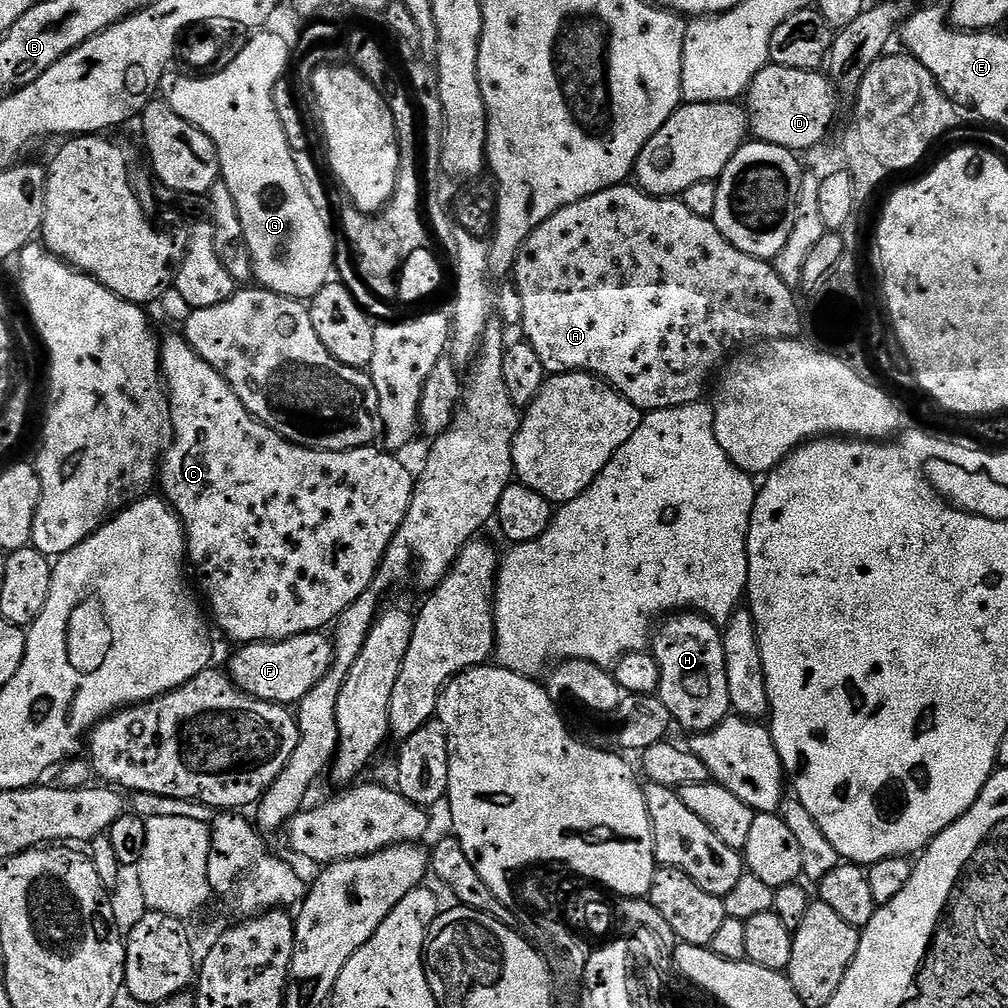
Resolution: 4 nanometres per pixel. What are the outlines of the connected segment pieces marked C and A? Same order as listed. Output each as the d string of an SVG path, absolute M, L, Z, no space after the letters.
M183 335L163 337L160 346L160 370L170 393L171 440L158 465L158 488L161 488L159 491L163 499L167 500L168 507L179 516L181 524L184 525L186 560L190 568L192 564L197 578L200 579L200 588L204 591L203 603L212 607L217 626L230 639L237 640L235 643L240 646L257 644L259 640L285 640L298 634L327 629L327 624L329 627L344 613L344 608L350 606L350 602L354 602L365 592L380 569L384 552L390 546L398 526L402 526L406 510L412 501L413 473L408 473L408 468L400 461L399 455L379 447L376 449L376 446L355 448L349 452L319 452L313 448L291 444L248 413L232 387L222 378L222 374L218 374L218 370L214 370L210 362L203 360L192 349Z
M628 187L607 188L582 202L574 202L558 210L558 214L542 222L542 226L538 226L529 234L524 249L520 251L520 257L516 259L514 279L518 286L518 294L522 294L523 339L530 346L534 346L538 358L542 358L545 373L590 372L593 376L605 380L617 392L621 392L636 408L645 413L657 412L663 408L677 408L683 404L697 403L703 397L700 395L704 392L704 383L711 378L712 371L714 376L718 365L733 350L749 342L791 340L801 335L802 308L801 305L800 308L796 305L796 296L792 293L793 285L785 280L769 261L742 254L742 250L726 242L726 238L712 219L698 218L698 214L686 210L683 199L649 196L648 193L641 192L639 187Z

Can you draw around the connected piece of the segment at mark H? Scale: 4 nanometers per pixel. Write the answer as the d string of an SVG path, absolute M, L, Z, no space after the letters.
M691 610L665 615L651 633L650 651L660 671L660 701L677 725L695 734L714 730L728 719L732 703L726 686L724 638L708 617Z

